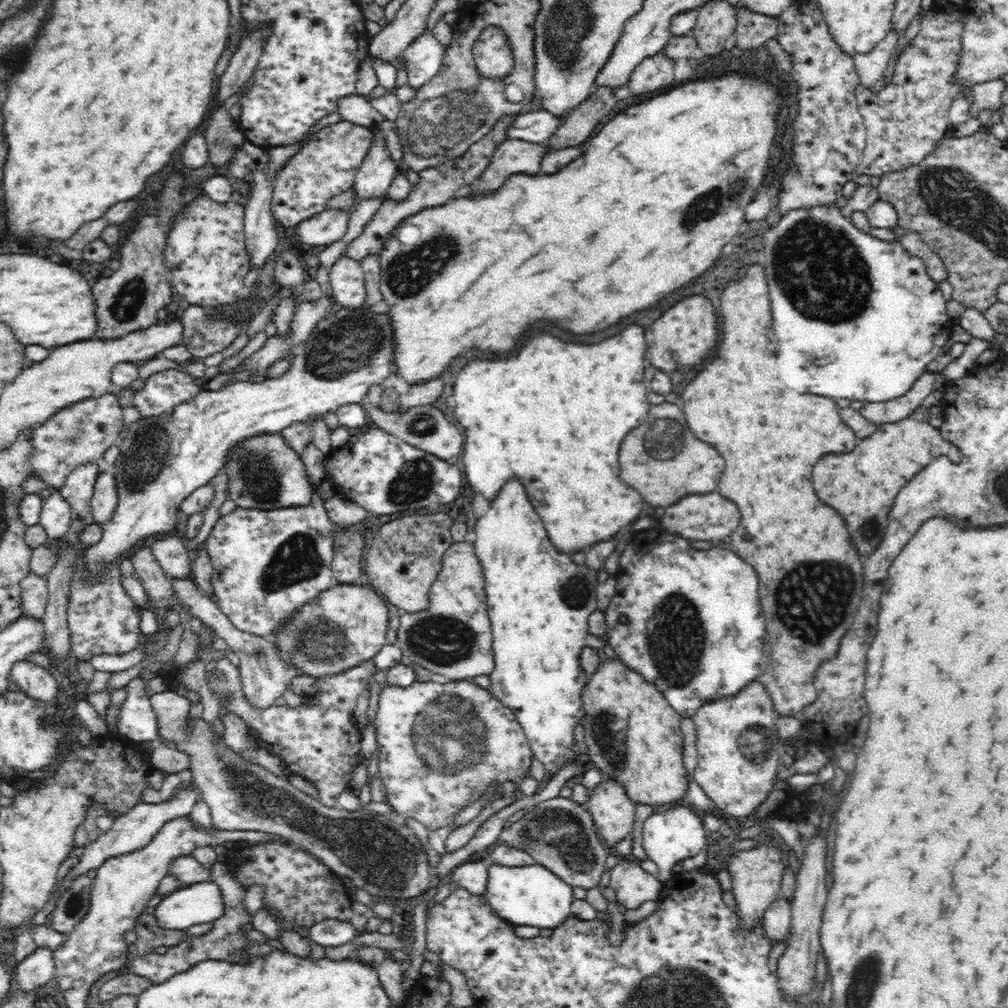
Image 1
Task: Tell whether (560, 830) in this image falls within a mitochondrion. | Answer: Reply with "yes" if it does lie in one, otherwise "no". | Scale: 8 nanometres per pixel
yes

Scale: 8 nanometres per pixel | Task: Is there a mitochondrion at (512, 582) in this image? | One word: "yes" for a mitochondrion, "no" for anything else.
no

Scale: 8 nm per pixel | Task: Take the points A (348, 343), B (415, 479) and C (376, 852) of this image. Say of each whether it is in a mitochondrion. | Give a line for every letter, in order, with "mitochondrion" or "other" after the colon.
A: mitochondrion
B: mitochondrion
C: mitochondrion

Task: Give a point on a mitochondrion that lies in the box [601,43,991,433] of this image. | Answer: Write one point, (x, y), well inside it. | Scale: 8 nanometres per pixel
(828, 279)

